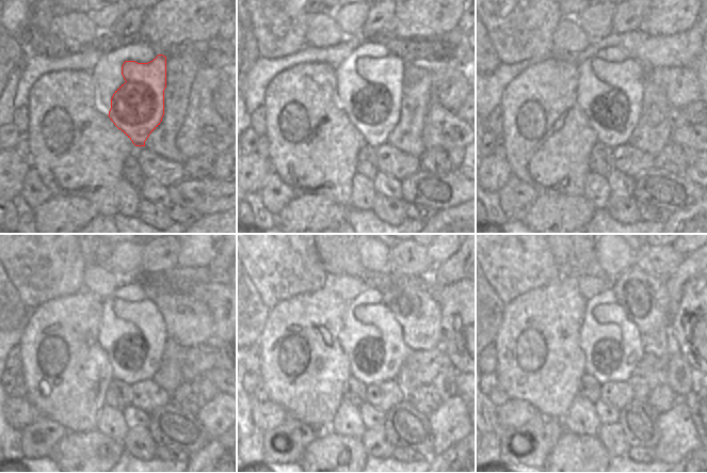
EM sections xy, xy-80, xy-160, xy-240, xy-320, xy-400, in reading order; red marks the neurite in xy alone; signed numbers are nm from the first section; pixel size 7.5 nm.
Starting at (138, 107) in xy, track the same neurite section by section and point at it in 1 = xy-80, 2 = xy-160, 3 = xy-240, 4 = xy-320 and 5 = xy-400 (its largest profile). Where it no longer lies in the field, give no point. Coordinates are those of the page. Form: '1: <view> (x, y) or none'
1: xy-80 (376, 108)
2: xy-160 (615, 114)
3: xy-240 (142, 353)
4: xy-320 (381, 359)
5: xy-400 (632, 350)

